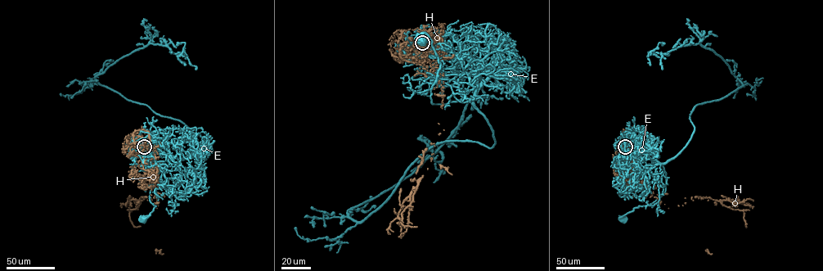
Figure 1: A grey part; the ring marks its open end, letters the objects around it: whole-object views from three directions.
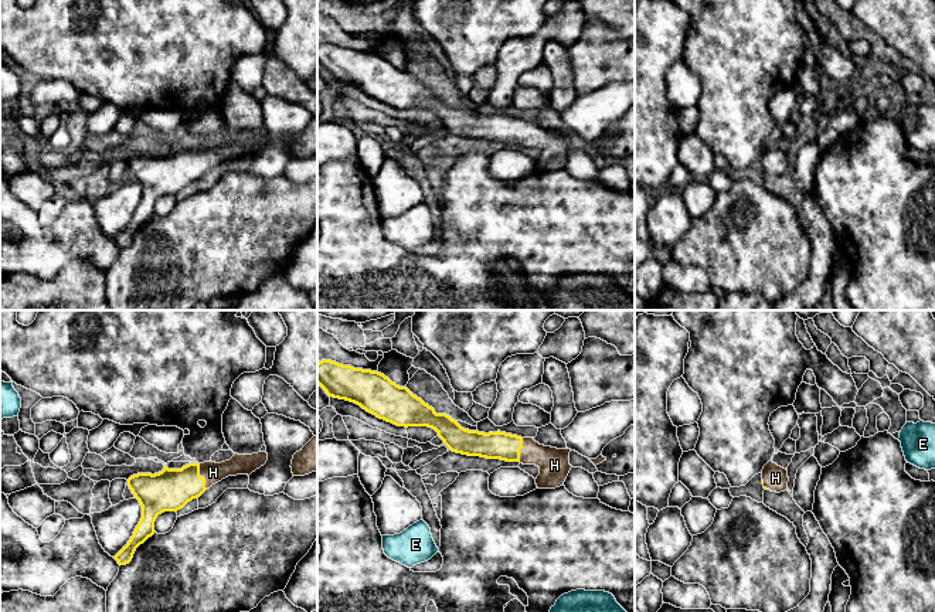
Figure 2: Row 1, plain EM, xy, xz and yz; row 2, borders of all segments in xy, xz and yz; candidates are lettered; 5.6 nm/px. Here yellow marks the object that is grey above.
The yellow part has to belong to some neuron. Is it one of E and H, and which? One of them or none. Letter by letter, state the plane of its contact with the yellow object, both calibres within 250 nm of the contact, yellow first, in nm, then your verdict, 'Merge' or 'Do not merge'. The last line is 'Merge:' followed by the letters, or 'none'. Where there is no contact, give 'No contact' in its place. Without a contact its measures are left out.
E: No contact. Do not merge
H: Touches yellow in xy. Thickness 240 nm (yellow) against 120 nm. Merge
Merge: H

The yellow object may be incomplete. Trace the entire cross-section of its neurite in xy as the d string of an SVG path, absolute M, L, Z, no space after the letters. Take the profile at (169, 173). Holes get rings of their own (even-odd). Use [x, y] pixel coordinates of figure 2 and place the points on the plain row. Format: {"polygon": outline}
{"polygon": "M235 136L230 143L215 146L188 146L181 152L164 152L159 156L137 156L128 162L128 169L142 188L142 201L128 227L113 239L119 248L132 244L136 231L154 214L154 204L164 194L177 194L200 180L212 167L228 159L251 157L268 143L268 136Z"}

